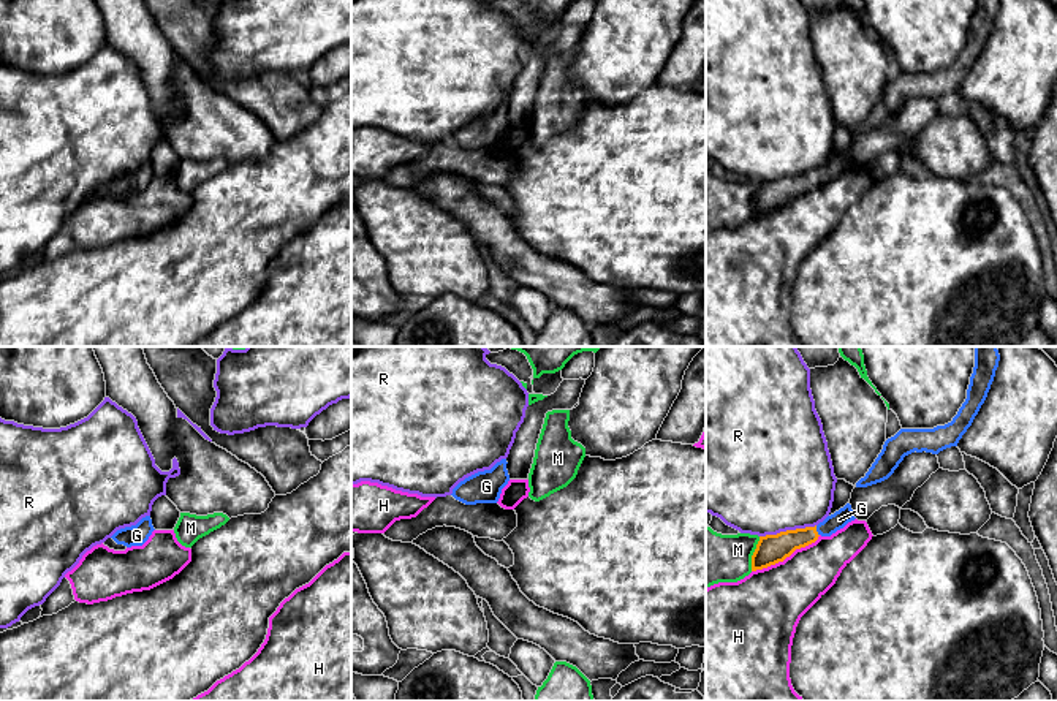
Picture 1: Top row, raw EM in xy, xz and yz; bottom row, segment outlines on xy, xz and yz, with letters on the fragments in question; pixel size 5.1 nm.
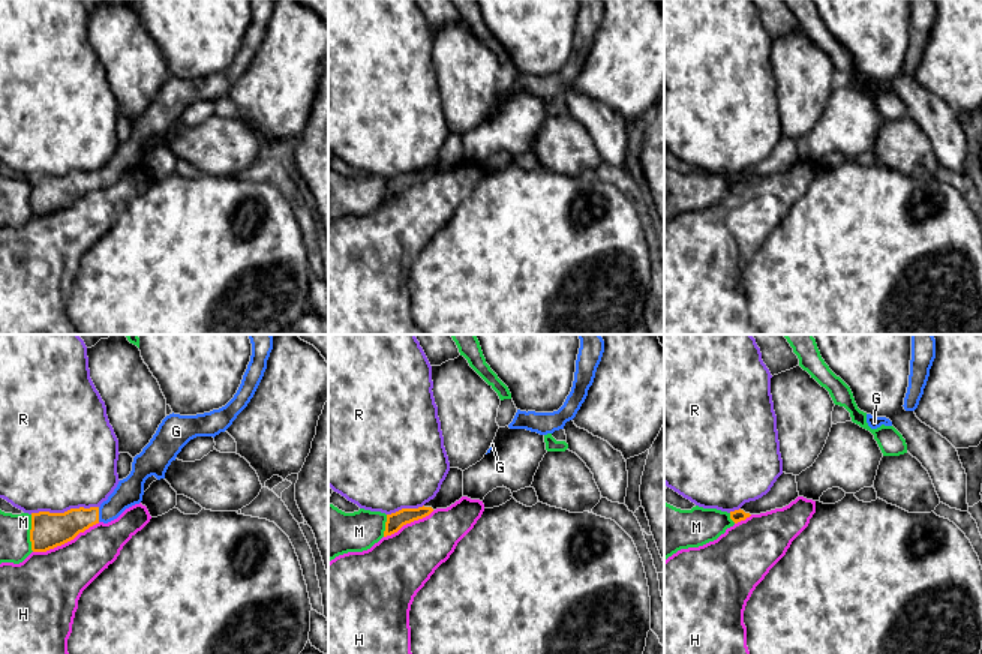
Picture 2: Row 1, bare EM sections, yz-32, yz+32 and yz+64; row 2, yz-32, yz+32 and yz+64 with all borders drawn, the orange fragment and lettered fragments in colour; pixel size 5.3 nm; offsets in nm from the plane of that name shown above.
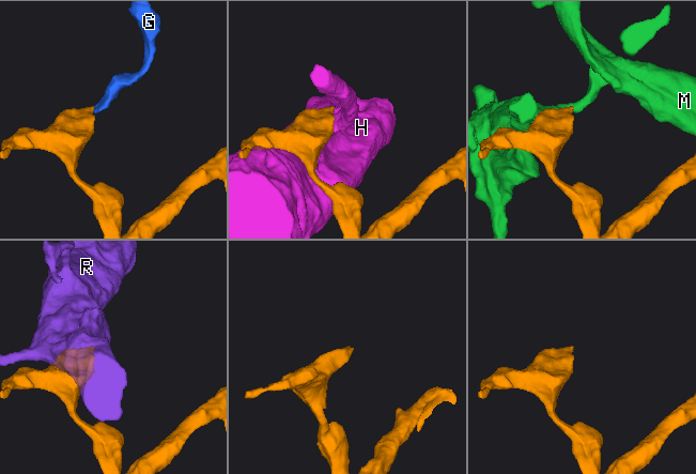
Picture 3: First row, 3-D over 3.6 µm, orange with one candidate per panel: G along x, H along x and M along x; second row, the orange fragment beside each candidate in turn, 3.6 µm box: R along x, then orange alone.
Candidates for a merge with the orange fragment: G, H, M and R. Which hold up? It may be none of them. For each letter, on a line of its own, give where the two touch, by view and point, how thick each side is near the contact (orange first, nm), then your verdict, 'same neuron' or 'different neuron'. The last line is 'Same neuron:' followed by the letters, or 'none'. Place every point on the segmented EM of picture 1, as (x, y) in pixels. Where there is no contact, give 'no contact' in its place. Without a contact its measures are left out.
G: contact yz (815, 530); calibres 150 and 90 nm; same neuron
H: contact yz (785, 557); calibres 150 and 360 nm; different neuron
M: contact yz (753, 554); calibres 150 and 280 nm; different neuron
R: contact yz (787, 530); calibres 150 and 500 nm; different neuron
Same neuron: G

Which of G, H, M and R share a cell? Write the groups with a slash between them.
G / H / M / R

